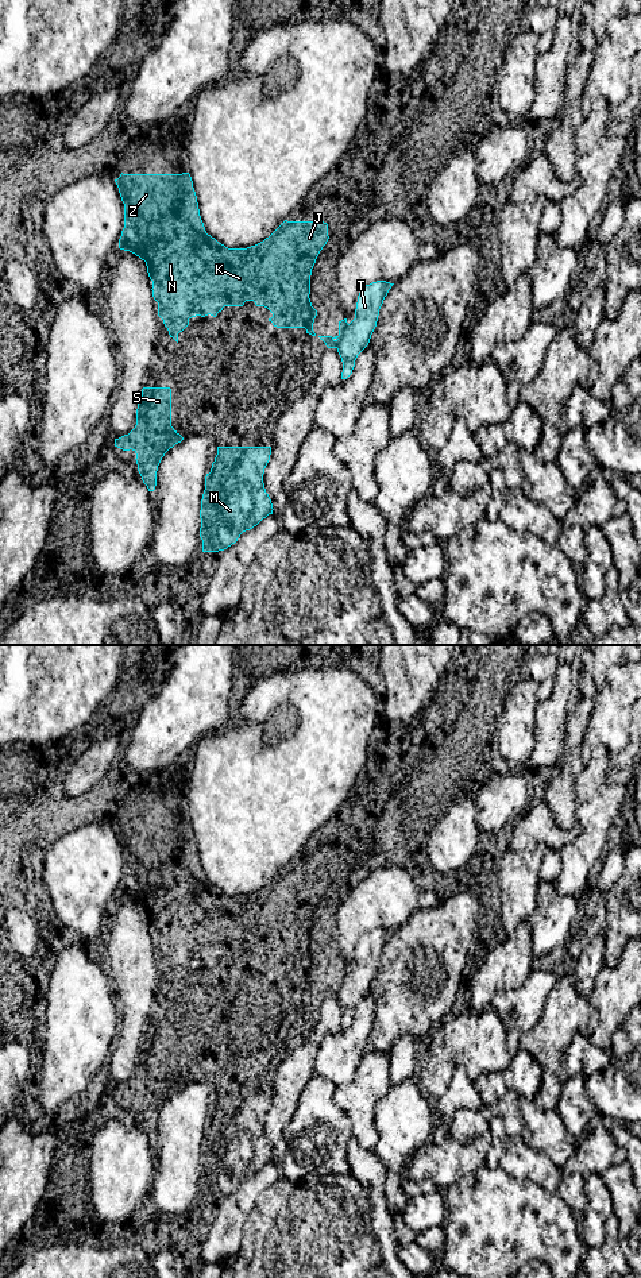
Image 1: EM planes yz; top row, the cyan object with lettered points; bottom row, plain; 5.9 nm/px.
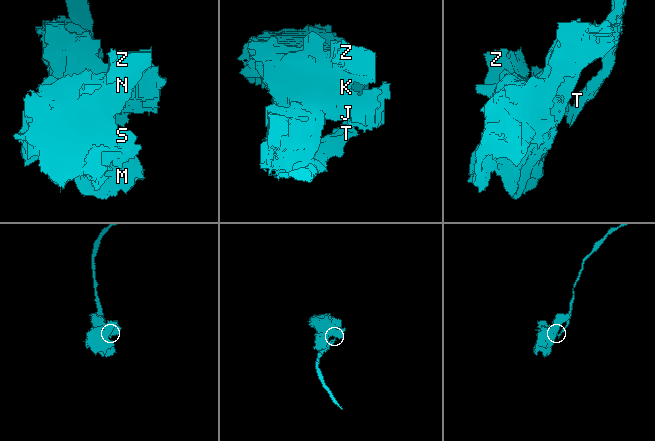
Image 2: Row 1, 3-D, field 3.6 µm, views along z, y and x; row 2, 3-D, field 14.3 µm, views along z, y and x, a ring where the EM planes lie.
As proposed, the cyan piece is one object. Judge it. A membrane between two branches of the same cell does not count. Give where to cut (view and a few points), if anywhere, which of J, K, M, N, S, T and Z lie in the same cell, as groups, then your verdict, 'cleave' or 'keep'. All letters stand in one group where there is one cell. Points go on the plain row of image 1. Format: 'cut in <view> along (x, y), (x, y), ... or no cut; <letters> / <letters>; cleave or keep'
cut in yz along (348, 972), (336, 995); J K M N S Z / T; cleave

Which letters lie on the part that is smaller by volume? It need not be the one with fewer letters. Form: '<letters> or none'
T

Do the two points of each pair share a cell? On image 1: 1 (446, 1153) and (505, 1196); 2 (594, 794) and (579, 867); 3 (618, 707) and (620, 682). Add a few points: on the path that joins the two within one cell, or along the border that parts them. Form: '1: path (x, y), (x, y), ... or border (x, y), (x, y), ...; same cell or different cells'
1: border (463, 1174), (443, 1190); different cells
2: path (594, 811), (594, 837), (586, 849); same cell
3: path (618, 701), (620, 688); same cell

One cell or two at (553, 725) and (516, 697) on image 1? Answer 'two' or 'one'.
one

